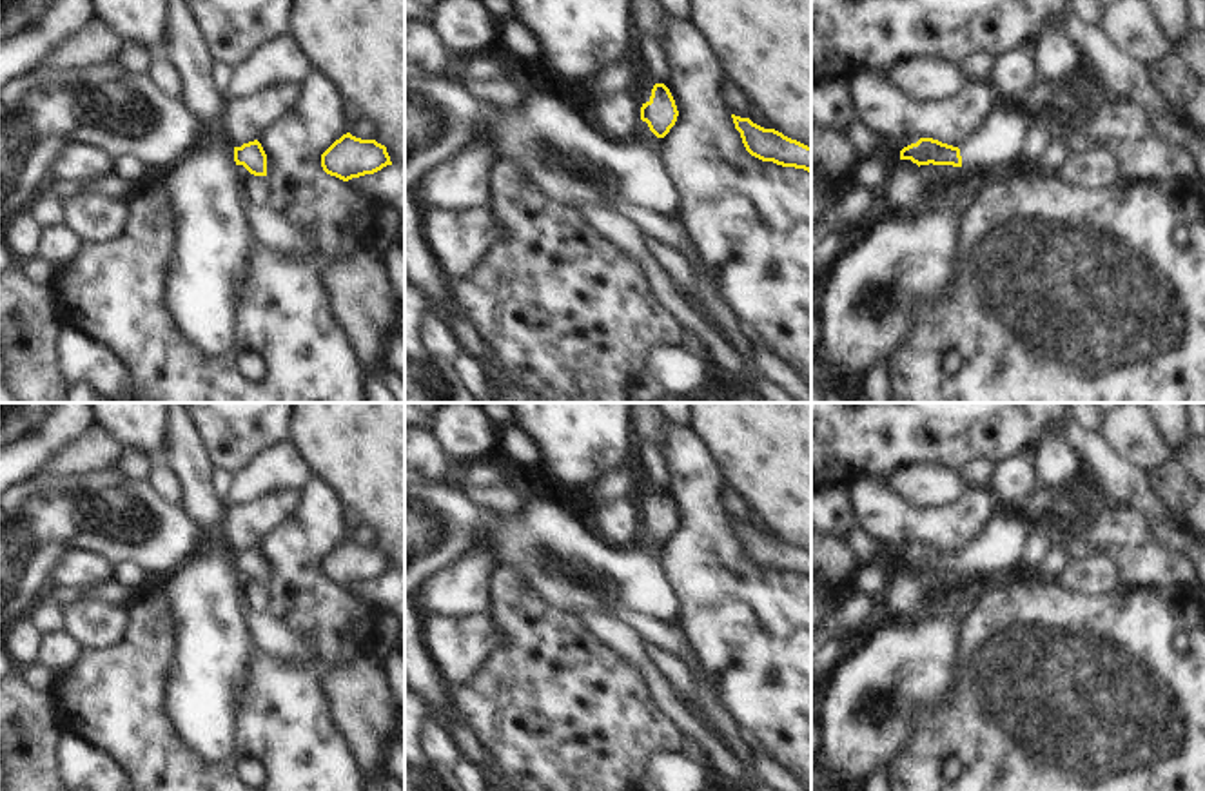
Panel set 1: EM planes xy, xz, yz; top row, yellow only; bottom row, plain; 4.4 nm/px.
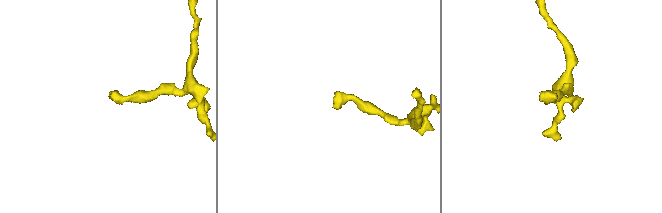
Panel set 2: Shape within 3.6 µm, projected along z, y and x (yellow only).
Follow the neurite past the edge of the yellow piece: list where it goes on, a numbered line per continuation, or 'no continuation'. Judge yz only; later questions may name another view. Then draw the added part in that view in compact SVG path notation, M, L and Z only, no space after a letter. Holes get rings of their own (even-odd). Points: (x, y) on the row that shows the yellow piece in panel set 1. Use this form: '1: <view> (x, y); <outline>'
1: yz (997, 146); M998 111L958 147L962 167L980 169L987 176L1022 169L1024 145L1031 125L1031 118L1022 112Z

